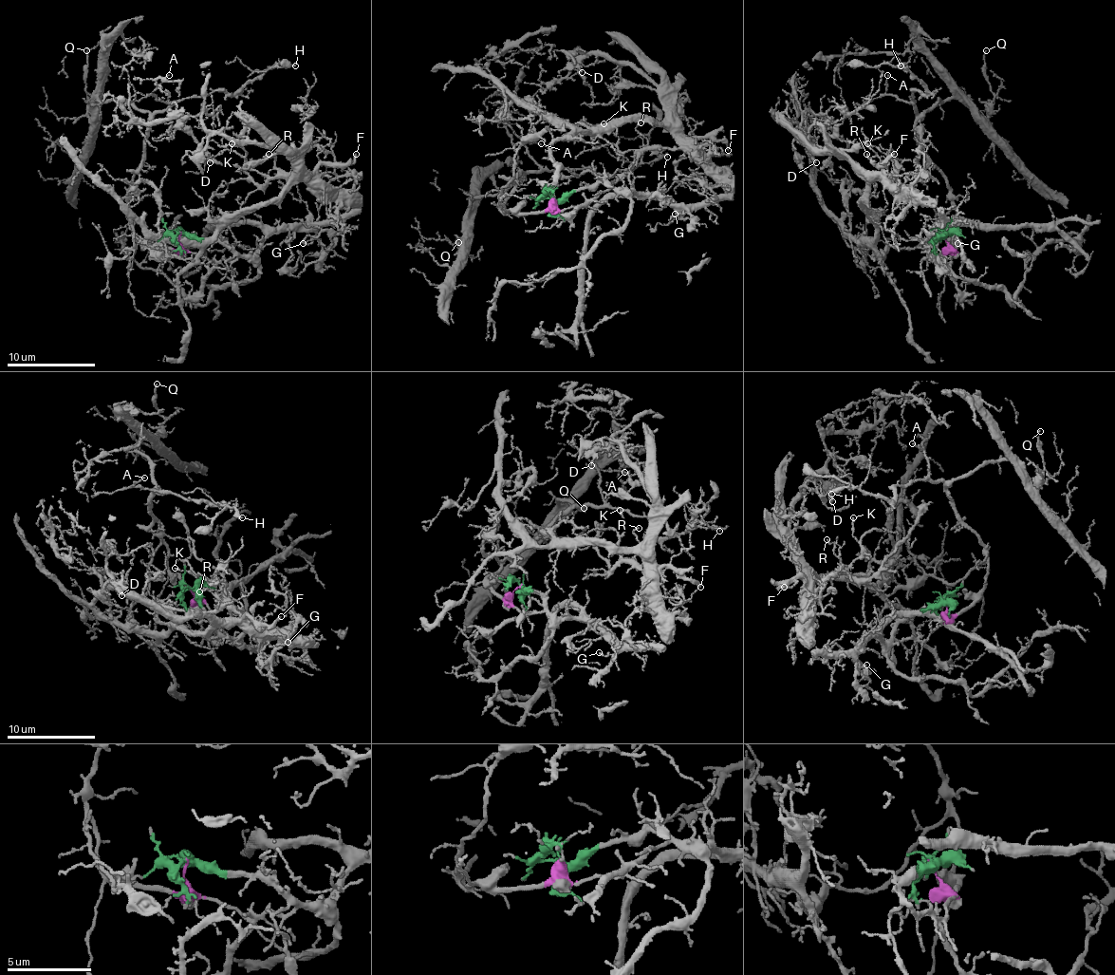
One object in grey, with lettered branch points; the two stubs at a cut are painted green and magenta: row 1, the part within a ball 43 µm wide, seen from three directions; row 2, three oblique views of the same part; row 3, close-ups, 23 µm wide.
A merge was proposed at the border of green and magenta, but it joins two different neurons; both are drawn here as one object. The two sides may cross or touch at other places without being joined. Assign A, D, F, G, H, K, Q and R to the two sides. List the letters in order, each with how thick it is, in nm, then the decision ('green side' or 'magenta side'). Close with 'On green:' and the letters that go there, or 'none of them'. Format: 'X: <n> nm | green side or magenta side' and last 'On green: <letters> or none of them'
A: 110 nm | magenta side
D: 130 nm | green side
F: 190 nm | green side
G: 130 nm | green side
H: 240 nm | magenta side
K: 160 nm | green side
Q: 140 nm | magenta side
R: 140 nm | green side
On green: D, F, G, K, R

